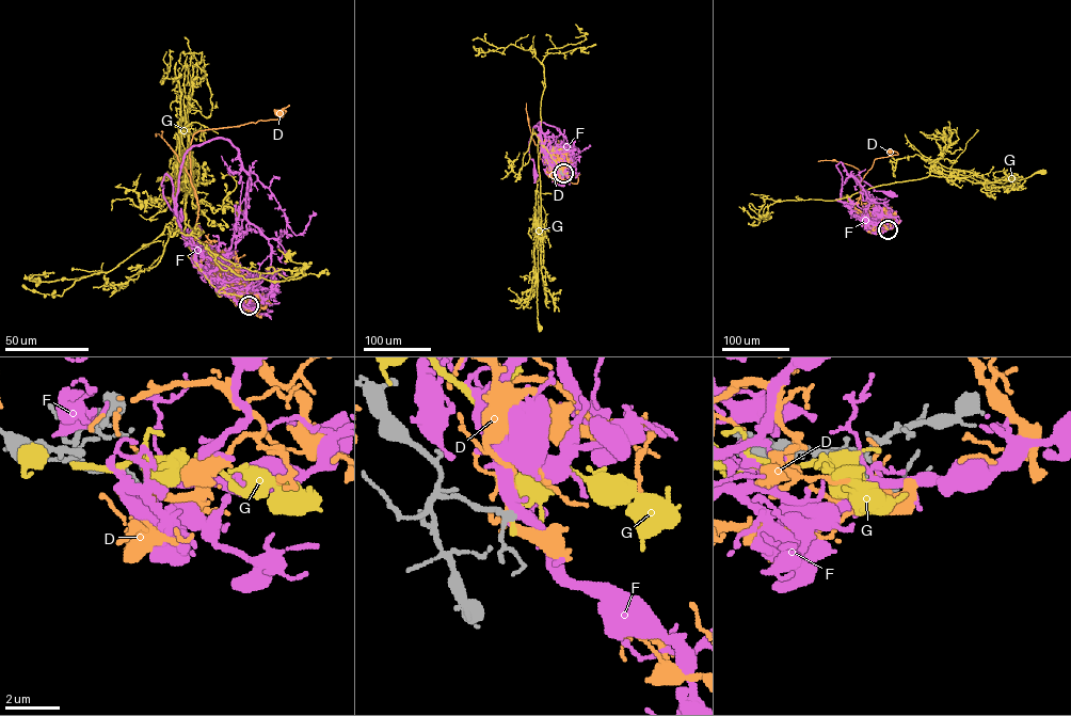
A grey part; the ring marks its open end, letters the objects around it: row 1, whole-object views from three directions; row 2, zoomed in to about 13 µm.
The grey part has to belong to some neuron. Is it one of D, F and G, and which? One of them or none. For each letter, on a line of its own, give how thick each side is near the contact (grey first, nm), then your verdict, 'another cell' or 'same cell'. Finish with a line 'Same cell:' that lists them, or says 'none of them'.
D: 200/220 nm | another cell
F: 190/320 nm | same cell
G: 200/340 nm | another cell
Same cell: F

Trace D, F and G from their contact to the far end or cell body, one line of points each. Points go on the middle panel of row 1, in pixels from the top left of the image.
D: (563, 173), (563, 169), (545, 156), (541, 145), (541, 159), (572, 183), (577, 181), (576, 175)
F: (563, 173), (563, 166), (547, 157), (540, 131), (534, 126), (528, 146), (536, 175)
G: (563, 173), (537, 134), (541, 211), (536, 233), (540, 328)

